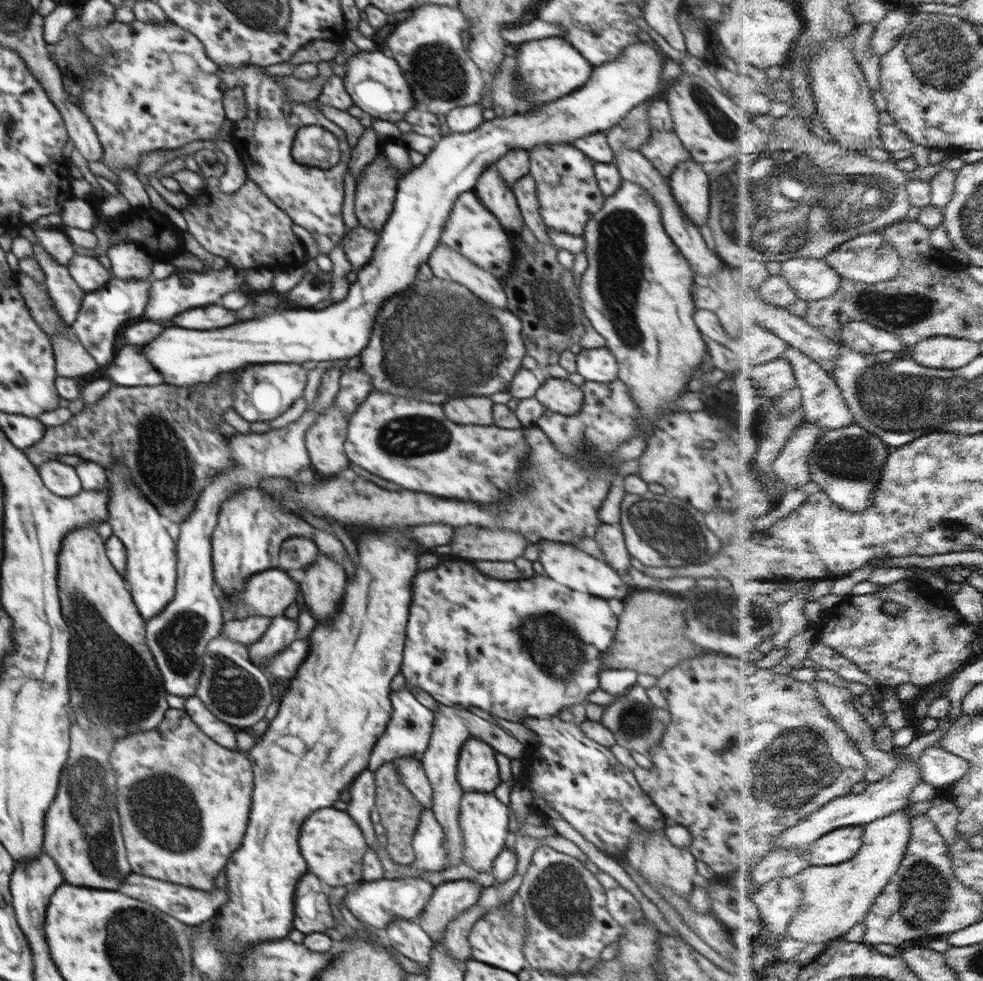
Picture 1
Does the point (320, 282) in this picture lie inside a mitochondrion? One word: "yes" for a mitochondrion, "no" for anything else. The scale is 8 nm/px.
yes

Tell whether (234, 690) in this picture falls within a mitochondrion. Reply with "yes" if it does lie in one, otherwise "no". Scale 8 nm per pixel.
yes

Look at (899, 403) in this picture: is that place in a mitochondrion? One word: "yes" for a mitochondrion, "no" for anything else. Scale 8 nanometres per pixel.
yes

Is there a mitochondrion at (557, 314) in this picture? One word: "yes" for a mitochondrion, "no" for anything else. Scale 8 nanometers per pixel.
yes

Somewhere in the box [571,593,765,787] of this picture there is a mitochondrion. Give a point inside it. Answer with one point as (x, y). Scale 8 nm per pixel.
(637, 722)

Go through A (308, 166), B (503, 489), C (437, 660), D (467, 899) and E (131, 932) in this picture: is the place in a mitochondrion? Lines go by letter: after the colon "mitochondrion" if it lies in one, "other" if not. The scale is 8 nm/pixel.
A: other
B: other
C: other
D: other
E: mitochondrion

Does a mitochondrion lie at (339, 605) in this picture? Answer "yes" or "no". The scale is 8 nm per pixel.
no

